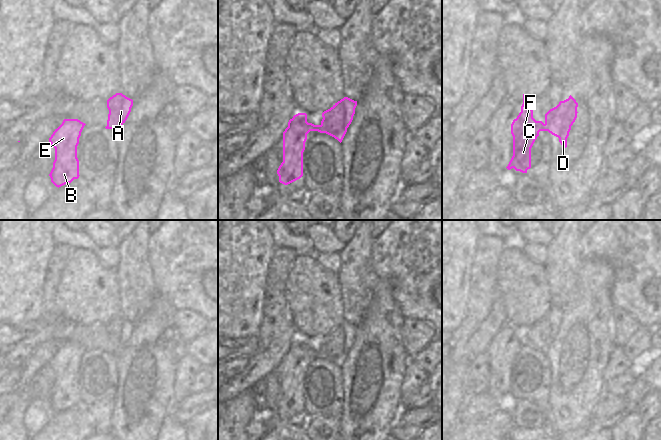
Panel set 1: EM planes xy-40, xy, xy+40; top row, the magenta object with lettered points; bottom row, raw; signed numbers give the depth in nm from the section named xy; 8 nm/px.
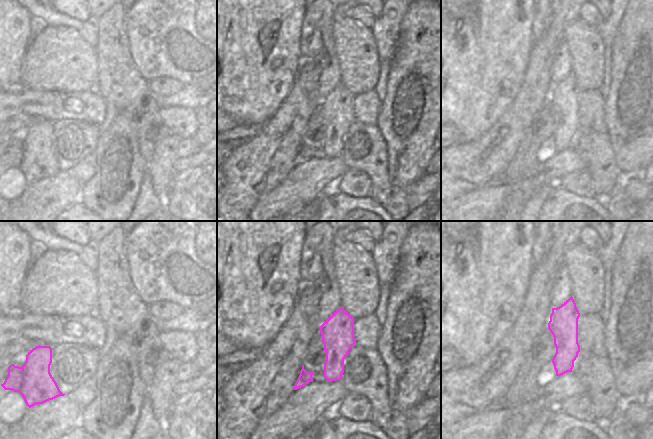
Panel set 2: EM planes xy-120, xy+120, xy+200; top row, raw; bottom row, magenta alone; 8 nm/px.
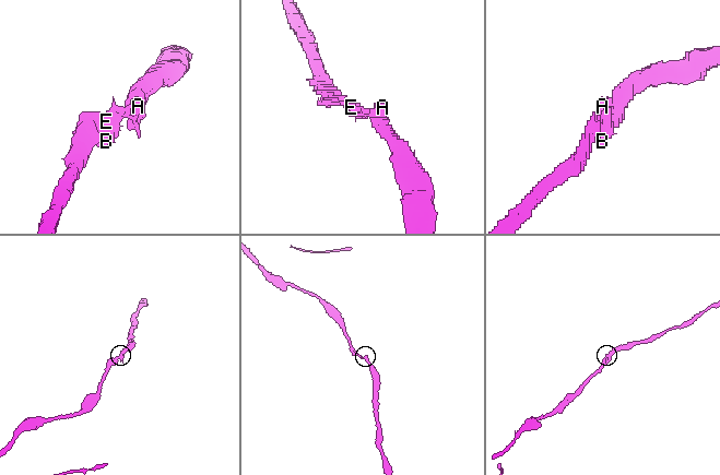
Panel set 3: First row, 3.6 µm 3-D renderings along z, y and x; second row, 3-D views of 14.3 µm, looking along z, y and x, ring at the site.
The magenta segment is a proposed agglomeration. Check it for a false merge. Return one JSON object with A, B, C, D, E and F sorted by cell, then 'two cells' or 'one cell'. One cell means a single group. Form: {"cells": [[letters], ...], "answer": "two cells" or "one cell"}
{"cells": [["A", "B", "C", "D", "E", "F"]], "answer": "one cell"}

